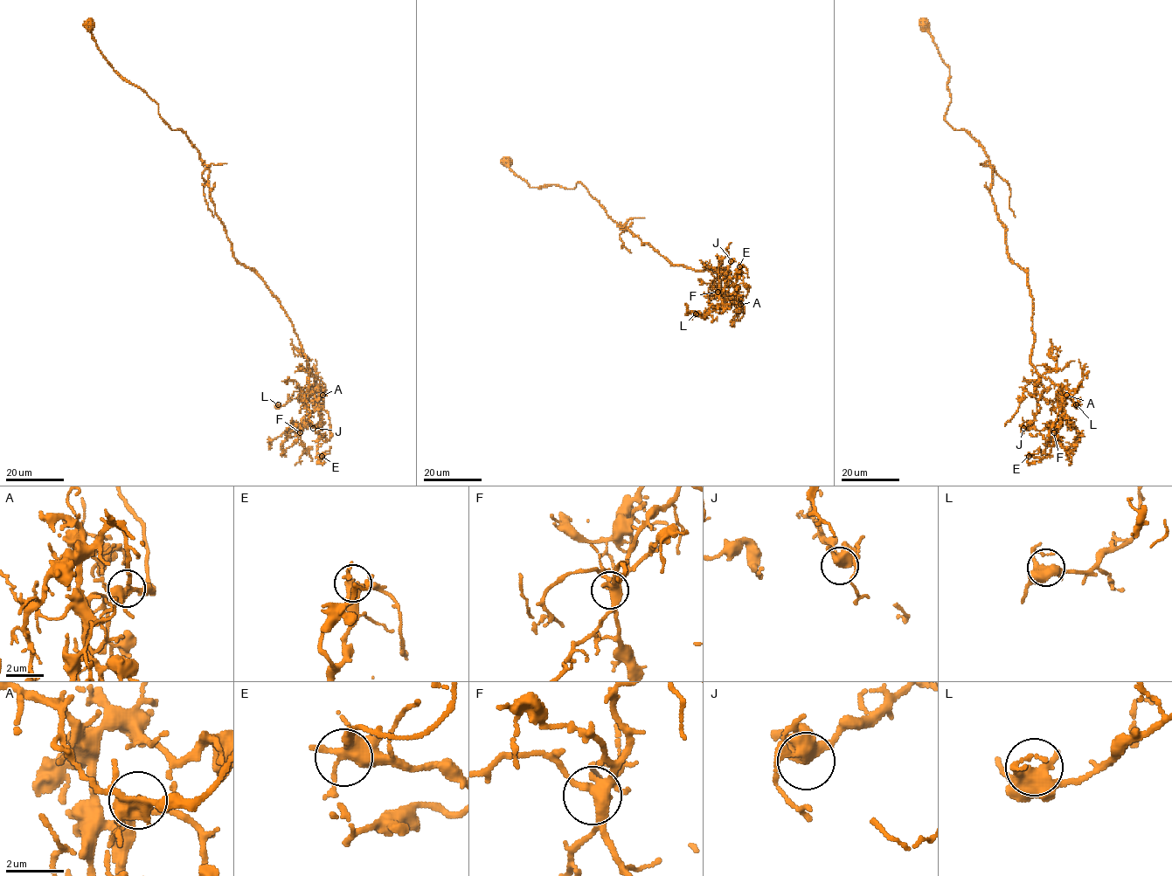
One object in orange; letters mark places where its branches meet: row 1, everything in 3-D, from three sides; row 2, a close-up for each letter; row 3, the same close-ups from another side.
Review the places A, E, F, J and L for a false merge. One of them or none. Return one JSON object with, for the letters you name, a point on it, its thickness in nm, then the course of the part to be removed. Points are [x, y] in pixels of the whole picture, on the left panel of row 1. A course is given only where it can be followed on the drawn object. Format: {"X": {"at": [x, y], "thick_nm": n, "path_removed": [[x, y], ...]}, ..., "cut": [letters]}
{"cut": []}

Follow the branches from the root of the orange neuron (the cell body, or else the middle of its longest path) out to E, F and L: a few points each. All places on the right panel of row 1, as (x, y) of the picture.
E: (925, 24), (950, 70), (945, 120), (988, 158), (1027, 273), (1030, 364), (1062, 391), (1050, 452), (1029, 456)
F: (925, 24), (950, 70), (945, 120), (988, 158), (1009, 257), (1027, 273), (1030, 364), (1062, 391), (1054, 432)
L: (925, 24), (950, 70), (945, 120), (967, 130), (988, 158), (1009, 257), (1027, 273), (1036, 392), (1076, 404)

